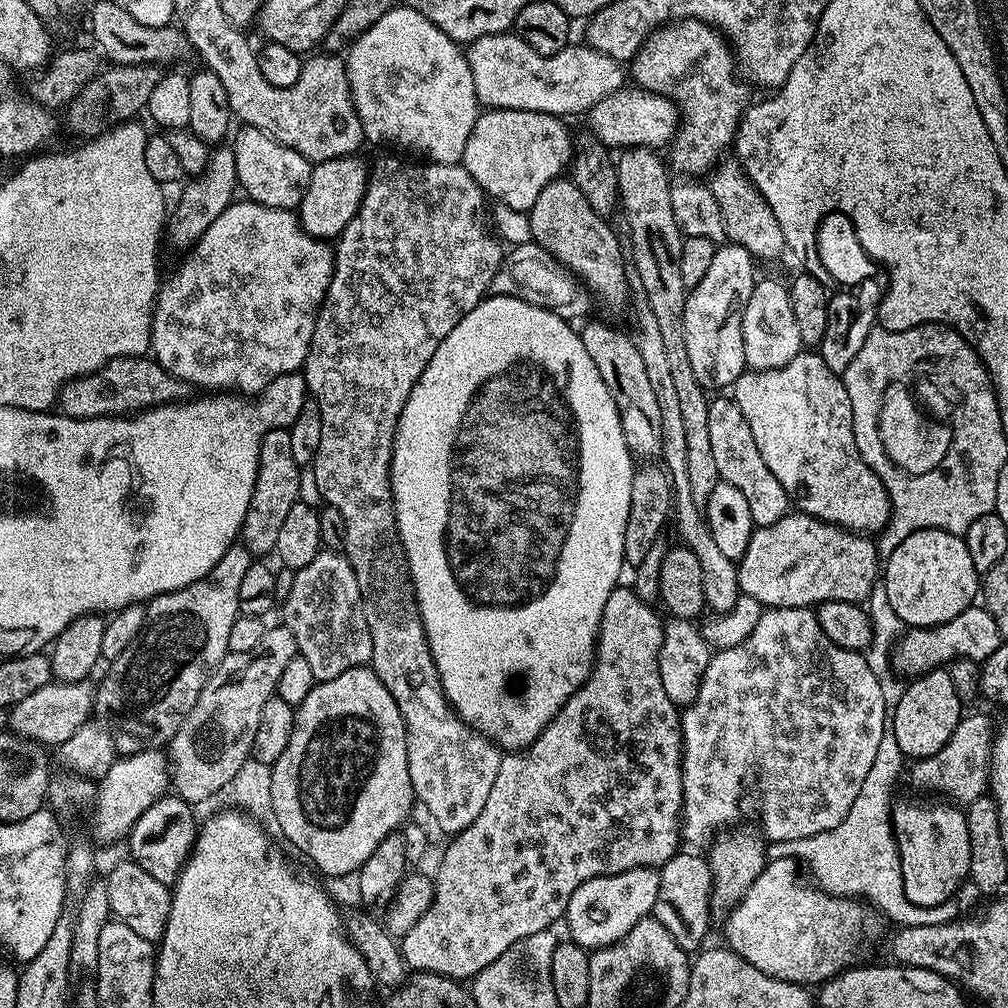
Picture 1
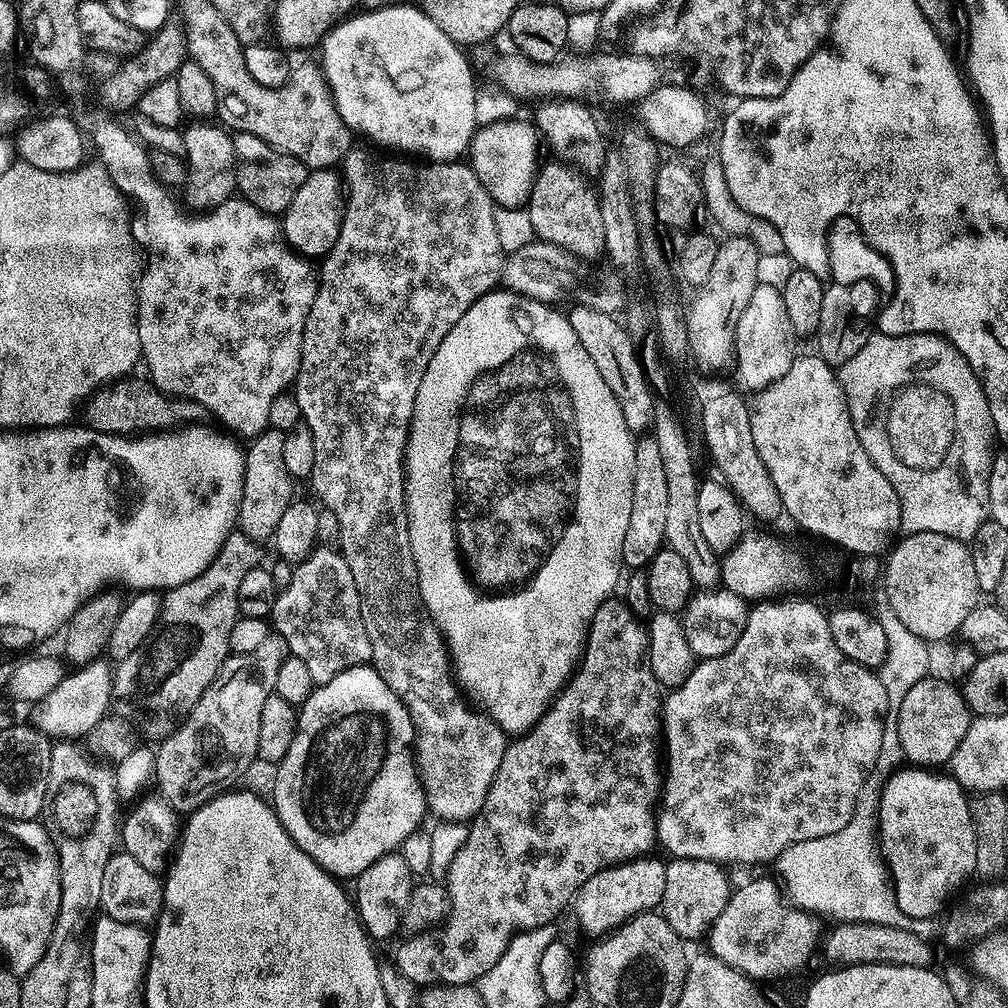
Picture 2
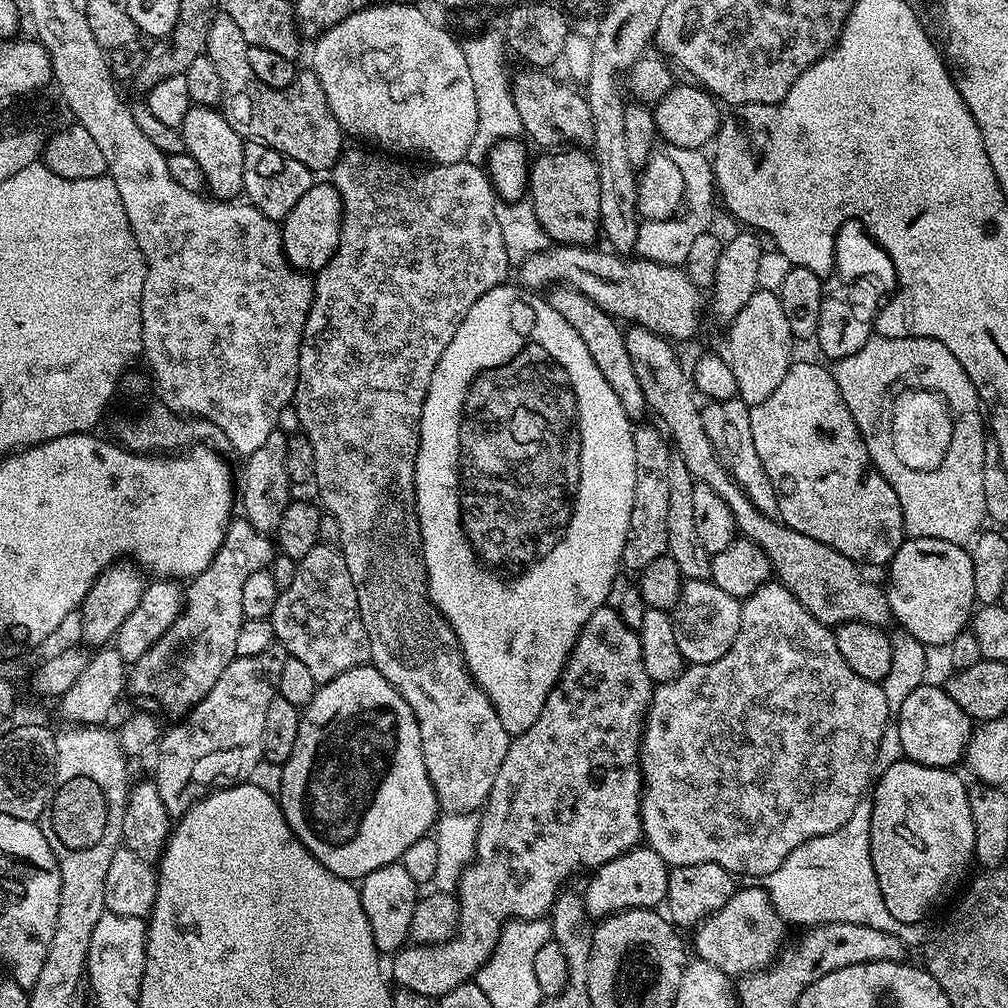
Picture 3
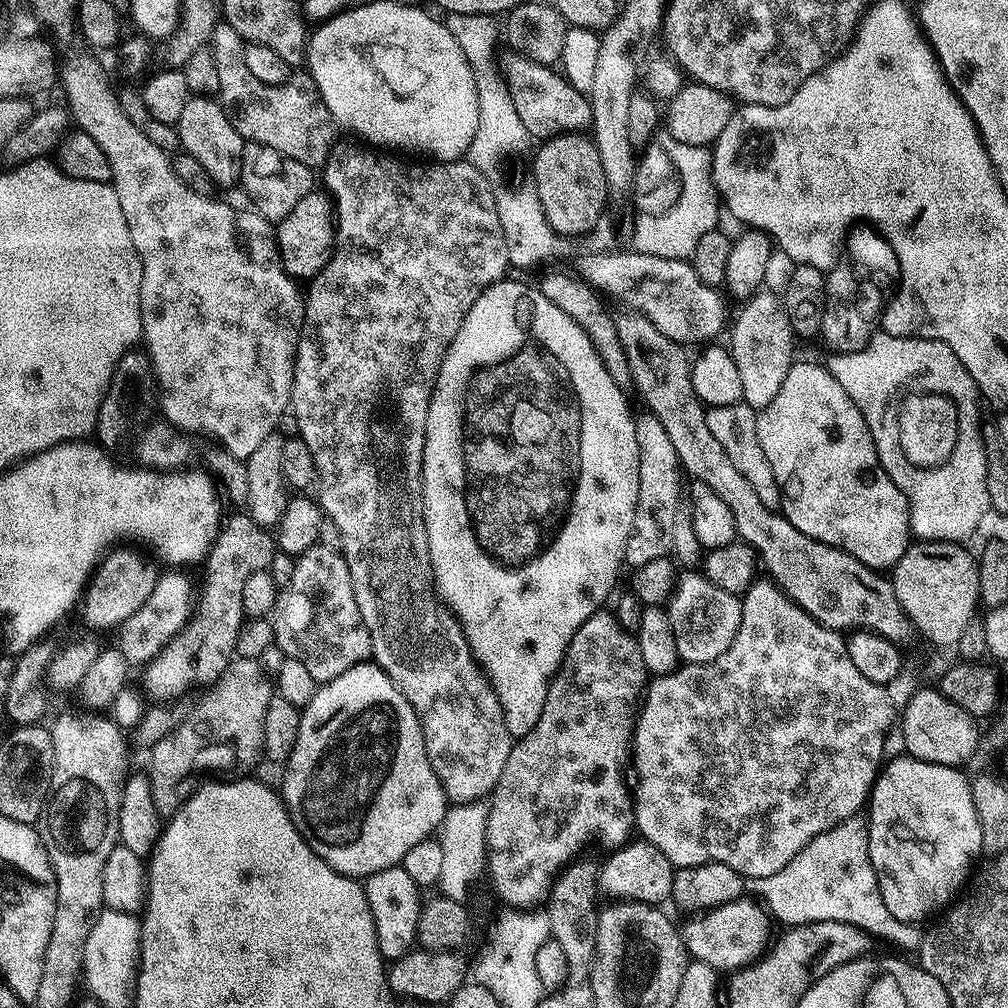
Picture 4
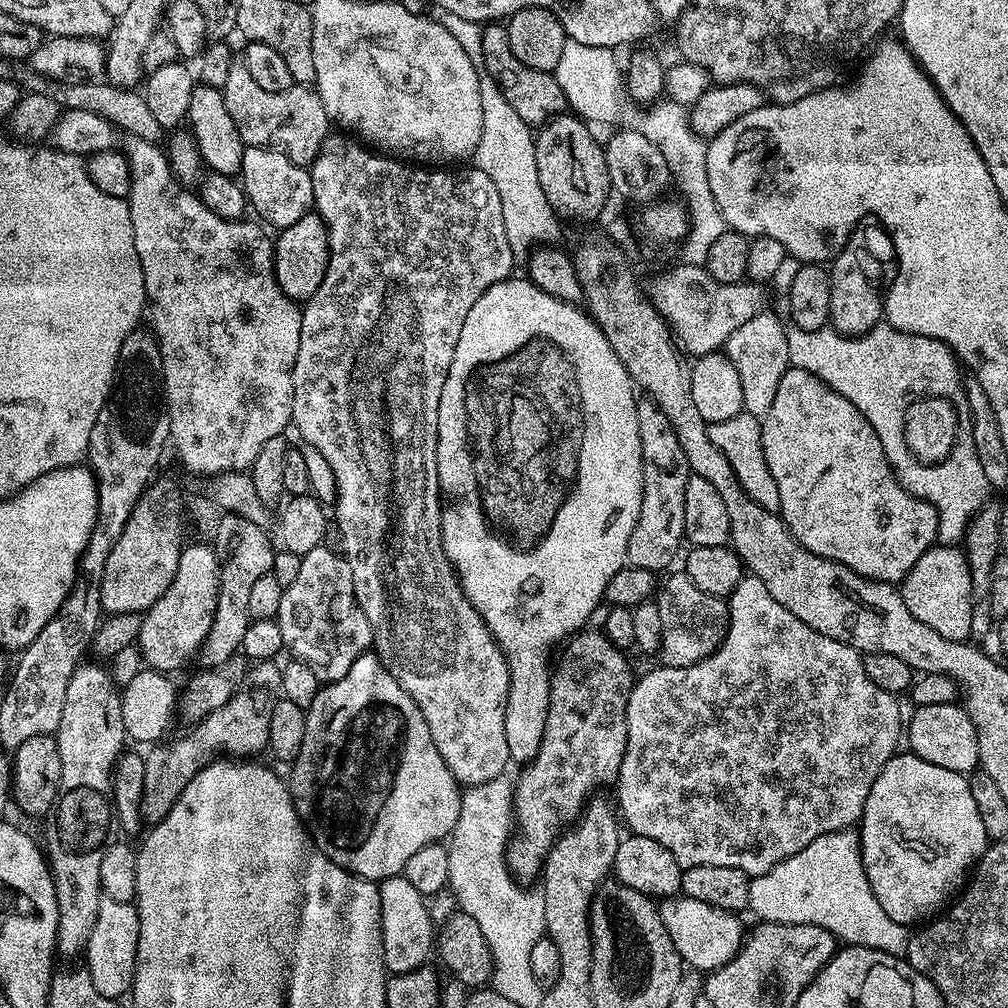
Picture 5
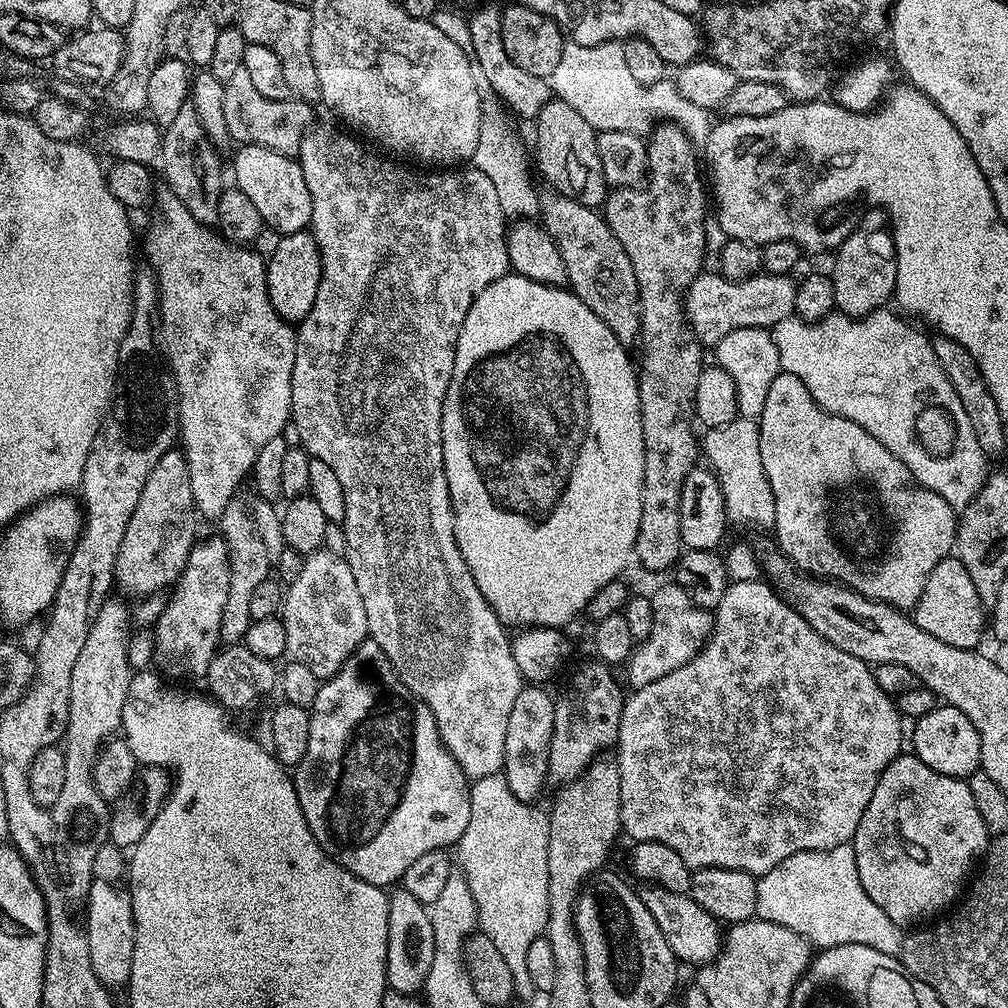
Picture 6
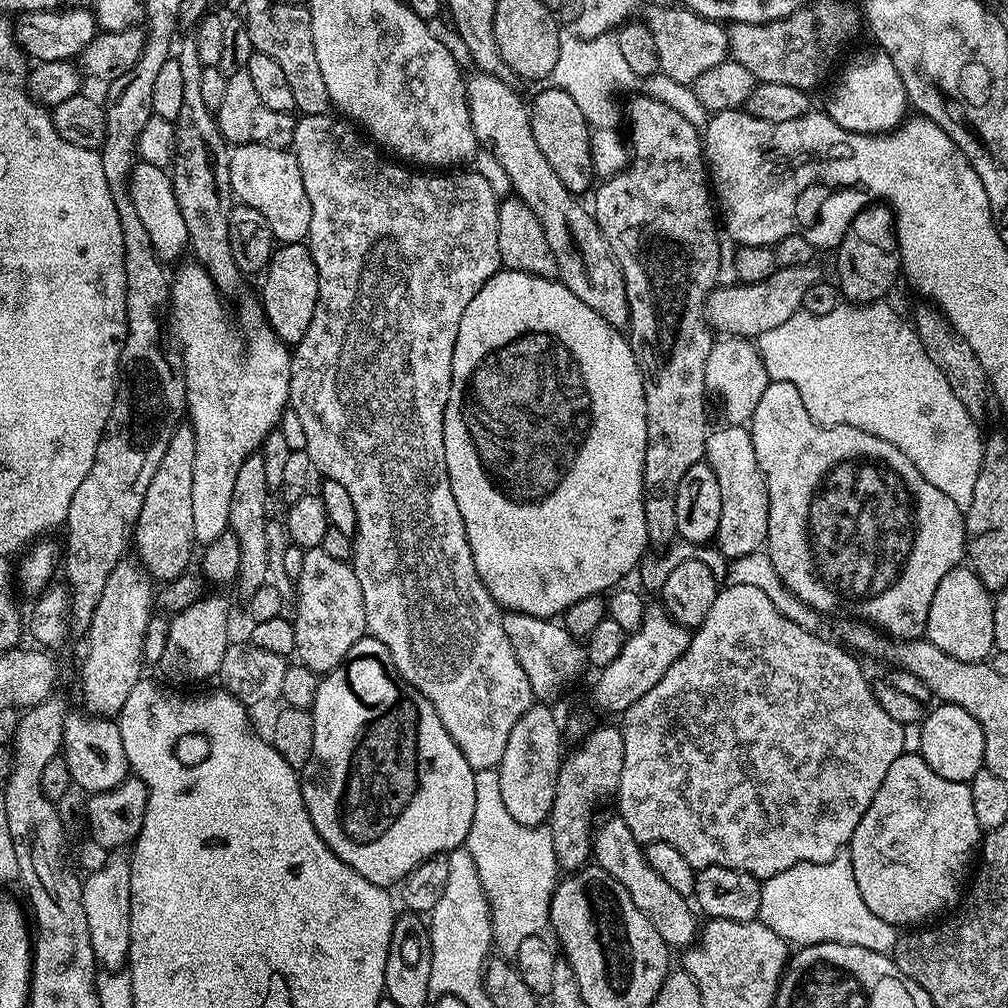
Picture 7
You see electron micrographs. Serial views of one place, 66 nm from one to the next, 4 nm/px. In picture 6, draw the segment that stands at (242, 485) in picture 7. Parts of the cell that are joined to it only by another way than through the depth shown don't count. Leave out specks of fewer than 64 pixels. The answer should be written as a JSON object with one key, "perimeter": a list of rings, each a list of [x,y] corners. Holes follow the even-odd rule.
{"perimeter":[[[234,498],[228,504],[226,511],[218,517],[218,524],[220,524],[219,535],[228,544],[228,557],[230,558],[230,594],[226,598],[220,638],[225,645],[239,644],[244,639],[248,625],[253,621],[250,614],[250,598],[254,595],[254,589],[263,580],[269,579],[274,561],[267,556],[265,543],[255,528],[255,520],[251,511],[246,504],[244,506],[240,498]]]}

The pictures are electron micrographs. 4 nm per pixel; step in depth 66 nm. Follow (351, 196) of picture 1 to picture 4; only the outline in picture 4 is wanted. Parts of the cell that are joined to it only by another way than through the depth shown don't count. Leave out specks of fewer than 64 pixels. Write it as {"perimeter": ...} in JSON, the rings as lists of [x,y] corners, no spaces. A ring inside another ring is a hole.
{"perimeter":[[[314,190],[306,194],[306,198],[302,198],[302,202],[298,202],[298,206],[275,225],[275,230],[280,261],[286,274],[296,282],[311,282],[326,266],[336,246],[333,201],[323,191]]]}

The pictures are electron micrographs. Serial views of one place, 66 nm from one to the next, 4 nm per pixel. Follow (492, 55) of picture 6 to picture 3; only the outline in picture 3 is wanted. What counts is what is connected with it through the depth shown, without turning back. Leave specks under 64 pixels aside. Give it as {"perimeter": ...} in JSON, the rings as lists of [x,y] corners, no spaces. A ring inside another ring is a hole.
{"perimeter":[[[524,70],[514,76],[512,88],[514,106],[525,133],[529,132],[536,140],[569,140],[569,145],[591,145],[594,141],[594,118],[590,114],[587,95],[583,91],[575,92],[538,70]]]}

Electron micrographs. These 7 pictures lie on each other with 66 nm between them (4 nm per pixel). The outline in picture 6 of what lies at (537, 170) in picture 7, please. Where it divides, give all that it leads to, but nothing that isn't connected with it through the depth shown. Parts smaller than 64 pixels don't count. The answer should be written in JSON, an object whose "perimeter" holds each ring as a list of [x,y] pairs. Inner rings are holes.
{"perimeter":[[[544,190],[539,193],[539,215],[542,217],[544,229],[550,234],[550,238],[554,238],[554,246],[558,246],[558,254],[562,254],[562,262],[566,266],[568,275],[567,287],[583,304],[590,306],[590,310],[594,310],[594,314],[598,314],[598,318],[602,318],[602,322],[606,322],[606,326],[610,326],[610,330],[620,339],[621,344],[631,345],[631,340],[633,343],[640,334],[640,287],[634,278],[634,266],[630,266],[630,258],[626,258],[626,250],[622,250],[622,242],[618,242],[618,238],[614,238],[614,230],[610,230],[610,226],[597,209],[582,206],[555,190]]]}

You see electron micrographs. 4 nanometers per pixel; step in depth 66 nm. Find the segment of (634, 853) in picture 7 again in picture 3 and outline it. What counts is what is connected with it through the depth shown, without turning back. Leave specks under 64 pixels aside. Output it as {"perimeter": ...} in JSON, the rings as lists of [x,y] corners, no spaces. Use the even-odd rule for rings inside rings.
{"perimeter":[[[741,887],[730,898],[730,902],[726,902],[726,906],[722,906],[695,929],[695,955],[729,974],[758,972],[761,968],[767,968],[781,951],[784,928],[786,921],[776,913],[763,887]]]}

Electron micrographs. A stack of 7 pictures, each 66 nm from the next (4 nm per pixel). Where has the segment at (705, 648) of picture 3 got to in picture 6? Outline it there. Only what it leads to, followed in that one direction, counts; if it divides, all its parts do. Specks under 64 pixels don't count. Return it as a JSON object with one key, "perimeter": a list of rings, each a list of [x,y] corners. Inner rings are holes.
{"perimeter":[[[679,583],[664,584],[656,593],[651,593],[652,625],[650,634],[639,641],[628,657],[626,671],[633,689],[650,686],[658,678],[666,678],[674,670],[678,670],[690,658],[699,654],[708,637],[712,635],[713,613],[706,608],[699,608],[689,596],[687,588]]]}

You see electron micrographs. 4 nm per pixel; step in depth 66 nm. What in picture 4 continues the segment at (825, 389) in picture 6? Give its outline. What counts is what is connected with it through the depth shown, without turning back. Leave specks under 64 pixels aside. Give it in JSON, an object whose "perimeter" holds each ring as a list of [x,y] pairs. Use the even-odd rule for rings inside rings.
{"perimeter":[[[880,330],[870,338],[870,342],[864,347],[864,354],[842,352],[829,355],[829,357],[829,360],[826,360],[827,370],[834,378],[838,378],[840,384],[844,380],[844,366],[850,360],[858,360],[862,364],[862,374],[864,374],[862,378],[866,378],[868,370],[874,366],[882,366],[888,362],[892,362],[892,364],[894,362],[914,362],[914,366],[910,366],[912,368],[910,372],[918,372],[916,376],[912,376],[912,378],[906,378],[904,374],[900,374],[900,376],[896,374],[896,378],[894,378],[894,374],[890,376],[890,380],[900,380],[900,382],[910,380],[910,386],[906,386],[906,388],[904,388],[904,384],[898,386],[901,393],[898,396],[907,398],[911,394],[911,388],[952,388],[952,396],[956,396],[960,407],[960,444],[956,444],[956,456],[952,456],[952,464],[948,464],[948,468],[940,468],[940,472],[928,472],[925,468],[910,463],[905,453],[882,454],[880,462],[886,462],[884,469],[890,470],[890,478],[894,482],[894,486],[898,486],[898,490],[902,490],[902,494],[908,500],[913,537],[924,542],[929,540],[967,541],[967,536],[975,534],[976,527],[984,520],[984,515],[990,512],[992,503],[990,502],[990,494],[986,494],[986,454],[984,453],[984,440],[980,436],[981,417],[979,418],[980,410],[976,406],[976,400],[978,401],[976,383],[974,378],[970,378],[966,366],[962,366],[962,362],[958,362],[958,354],[954,354],[954,350],[950,350],[950,346],[946,346],[941,340],[906,342],[906,336],[891,336],[890,333]]]}

